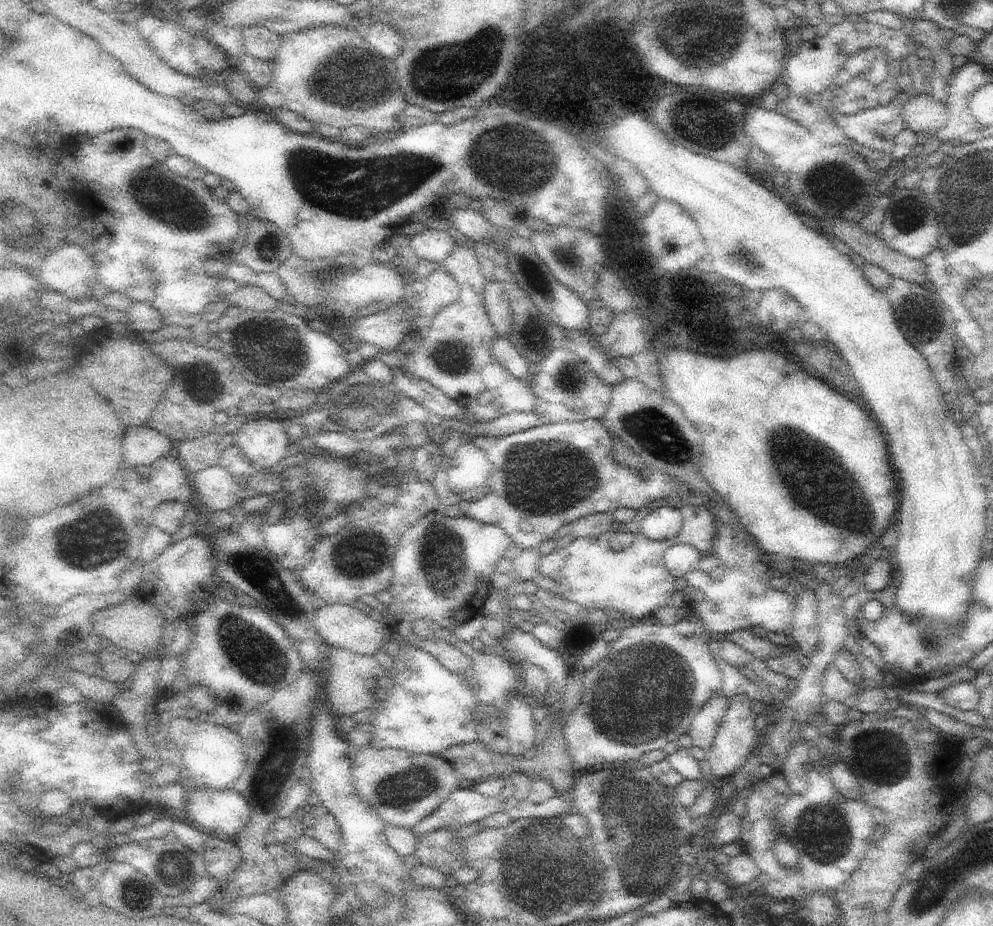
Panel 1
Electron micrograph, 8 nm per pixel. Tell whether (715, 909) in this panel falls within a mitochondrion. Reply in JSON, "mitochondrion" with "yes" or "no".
{"mitochondrion":"no"}

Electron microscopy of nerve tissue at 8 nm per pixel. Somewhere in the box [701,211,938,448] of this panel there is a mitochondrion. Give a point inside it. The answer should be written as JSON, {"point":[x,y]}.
{"point":[738,257]}

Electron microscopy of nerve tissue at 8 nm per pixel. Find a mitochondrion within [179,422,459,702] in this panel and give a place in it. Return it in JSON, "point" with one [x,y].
{"point":[258,570]}

